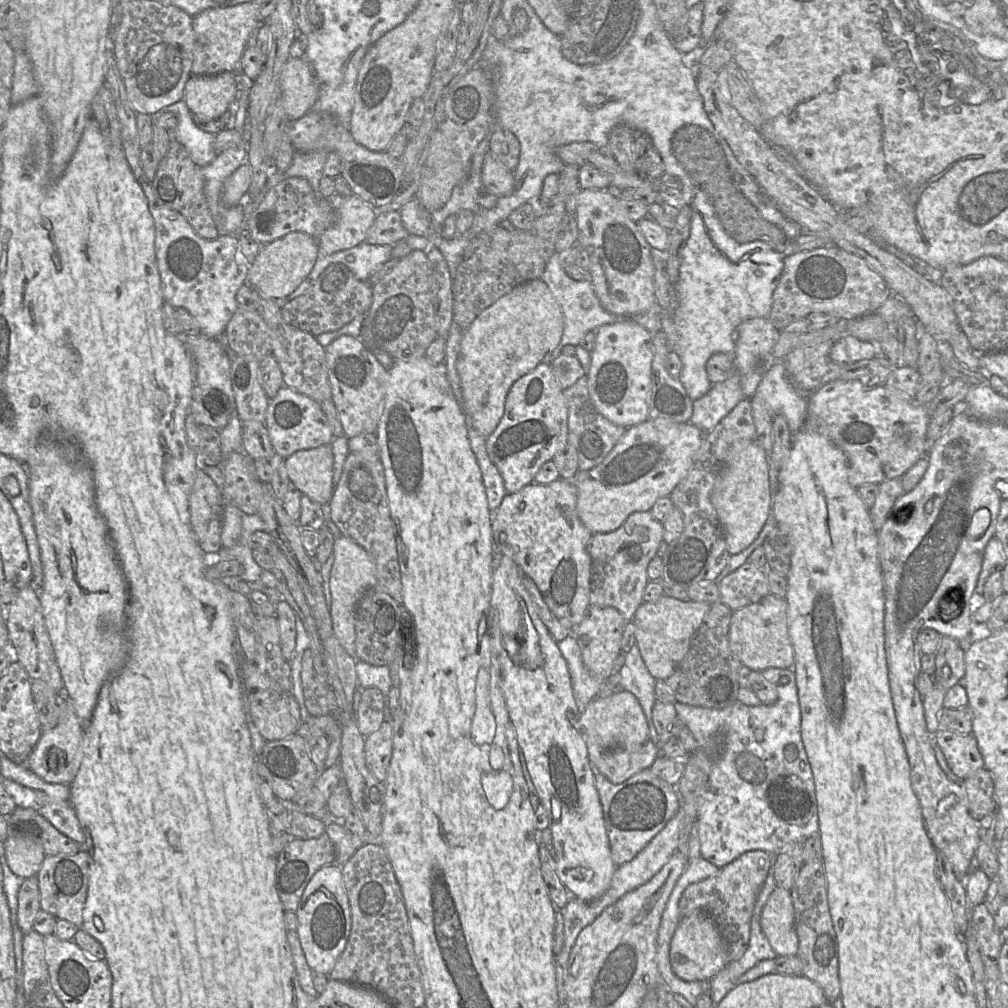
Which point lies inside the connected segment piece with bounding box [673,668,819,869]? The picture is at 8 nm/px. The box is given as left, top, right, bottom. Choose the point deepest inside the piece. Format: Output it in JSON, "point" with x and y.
{"point":[760,795]}

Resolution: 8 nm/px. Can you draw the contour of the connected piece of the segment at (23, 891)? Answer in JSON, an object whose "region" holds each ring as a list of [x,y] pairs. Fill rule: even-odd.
{"region":[[[36,876],[24,879],[17,894],[17,902],[17,923],[23,935],[27,935],[33,930],[33,922],[41,910]]]}

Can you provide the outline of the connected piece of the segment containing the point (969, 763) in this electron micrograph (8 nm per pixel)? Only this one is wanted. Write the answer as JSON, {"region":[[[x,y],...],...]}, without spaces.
{"region":[[[938,730],[934,742],[942,751],[950,769],[961,780],[984,767],[983,757],[972,735]]]}

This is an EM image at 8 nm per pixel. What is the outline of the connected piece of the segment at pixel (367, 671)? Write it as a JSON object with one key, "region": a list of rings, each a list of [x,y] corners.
{"region":[[[354,658],[358,683],[361,689],[368,687],[378,688],[385,697],[385,720],[393,724],[393,718],[389,712],[388,694],[392,688],[389,666],[374,666]]]}

